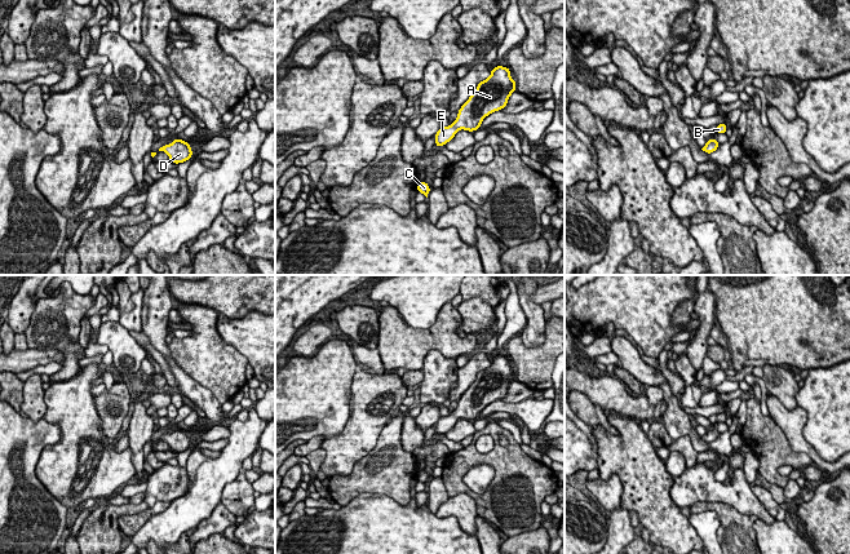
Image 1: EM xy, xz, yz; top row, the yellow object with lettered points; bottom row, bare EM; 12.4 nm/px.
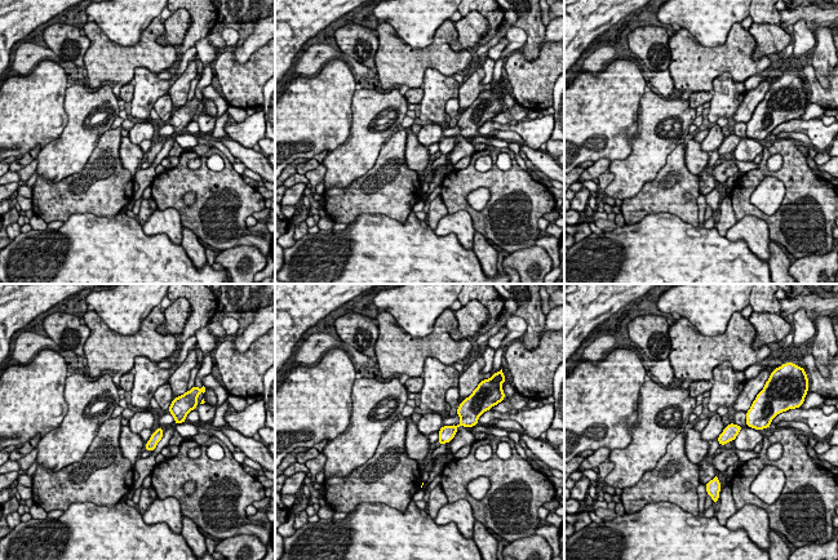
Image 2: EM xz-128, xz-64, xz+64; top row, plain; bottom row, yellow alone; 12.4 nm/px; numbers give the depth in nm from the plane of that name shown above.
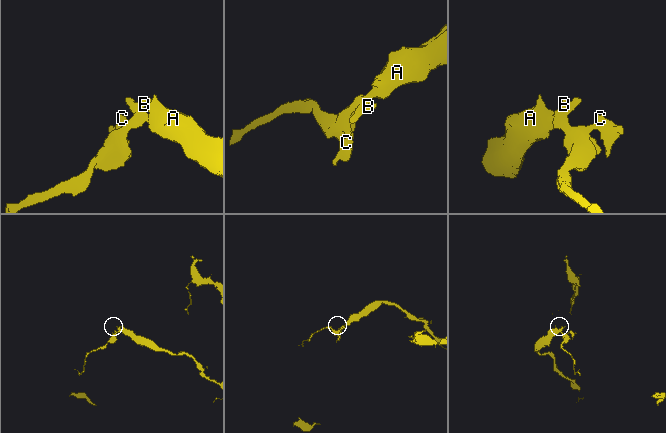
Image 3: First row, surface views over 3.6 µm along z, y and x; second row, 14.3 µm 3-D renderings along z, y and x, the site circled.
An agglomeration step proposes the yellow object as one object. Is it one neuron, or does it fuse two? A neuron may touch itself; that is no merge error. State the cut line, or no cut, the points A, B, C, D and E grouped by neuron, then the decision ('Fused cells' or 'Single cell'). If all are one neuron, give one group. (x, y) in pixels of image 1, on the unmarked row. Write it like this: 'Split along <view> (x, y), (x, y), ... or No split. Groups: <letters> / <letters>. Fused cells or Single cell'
No split. Groups: A B C D E. Single cell

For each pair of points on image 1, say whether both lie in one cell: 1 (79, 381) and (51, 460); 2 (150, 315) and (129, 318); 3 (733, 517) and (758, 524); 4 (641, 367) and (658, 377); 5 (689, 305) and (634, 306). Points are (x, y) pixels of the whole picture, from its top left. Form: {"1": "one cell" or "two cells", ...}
{"1": "one cell", "2": "two cells", "3": "two cells", "4": "one cell", "5": "two cells"}

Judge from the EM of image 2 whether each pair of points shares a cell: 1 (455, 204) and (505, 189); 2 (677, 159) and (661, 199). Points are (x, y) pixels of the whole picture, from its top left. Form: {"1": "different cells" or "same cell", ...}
{"1": "same cell", "2": "same cell"}

